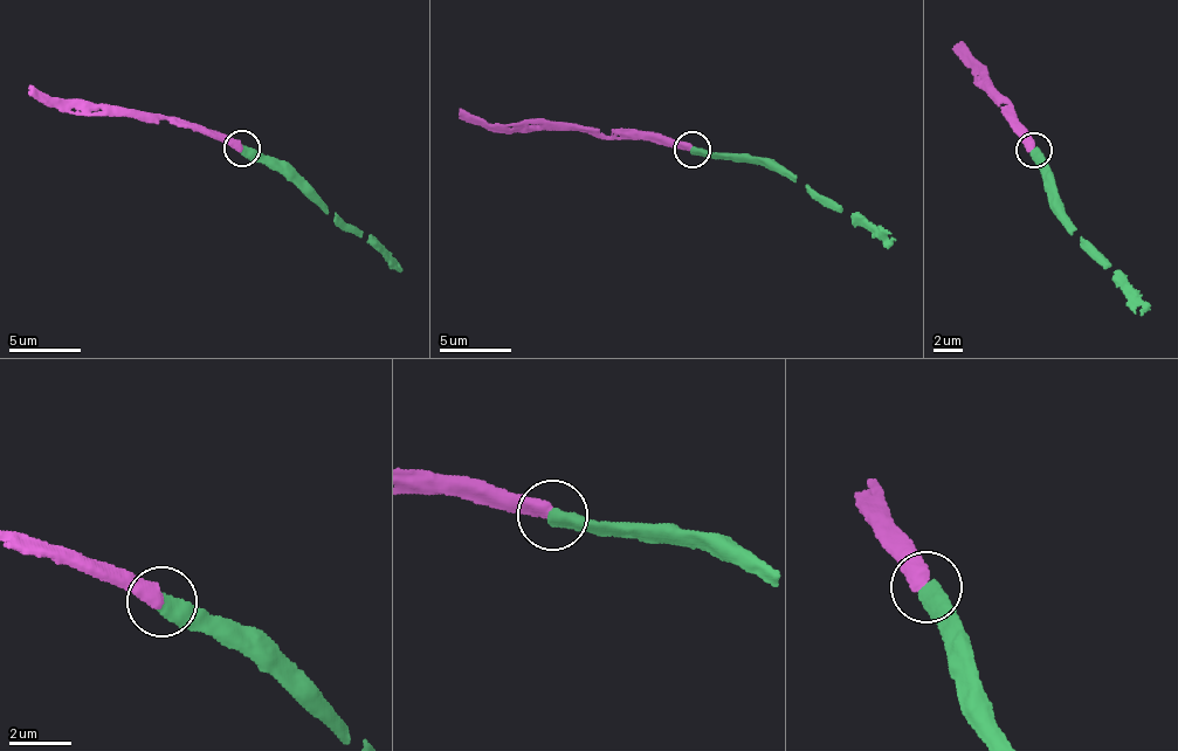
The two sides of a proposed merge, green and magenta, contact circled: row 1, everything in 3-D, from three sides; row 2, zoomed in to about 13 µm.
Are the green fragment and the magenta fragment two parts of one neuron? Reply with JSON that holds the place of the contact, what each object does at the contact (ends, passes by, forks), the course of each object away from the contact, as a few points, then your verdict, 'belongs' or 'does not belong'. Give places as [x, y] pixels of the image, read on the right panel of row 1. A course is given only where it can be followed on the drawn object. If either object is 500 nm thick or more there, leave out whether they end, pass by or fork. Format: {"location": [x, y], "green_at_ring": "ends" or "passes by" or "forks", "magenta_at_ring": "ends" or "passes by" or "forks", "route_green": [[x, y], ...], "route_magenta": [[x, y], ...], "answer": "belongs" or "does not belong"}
{"location": [1033, 150], "route_green": [[1032, 151], [1042, 171], [1049, 207], [1072, 236], [1081, 238], [1117, 270], [1120, 287], [1142, 316]], "route_magenta": [[1032, 151], [1012, 109], [952, 49]], "answer": "belongs"}

